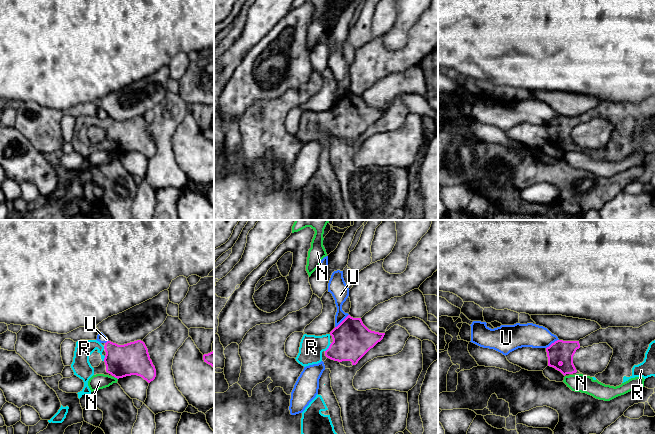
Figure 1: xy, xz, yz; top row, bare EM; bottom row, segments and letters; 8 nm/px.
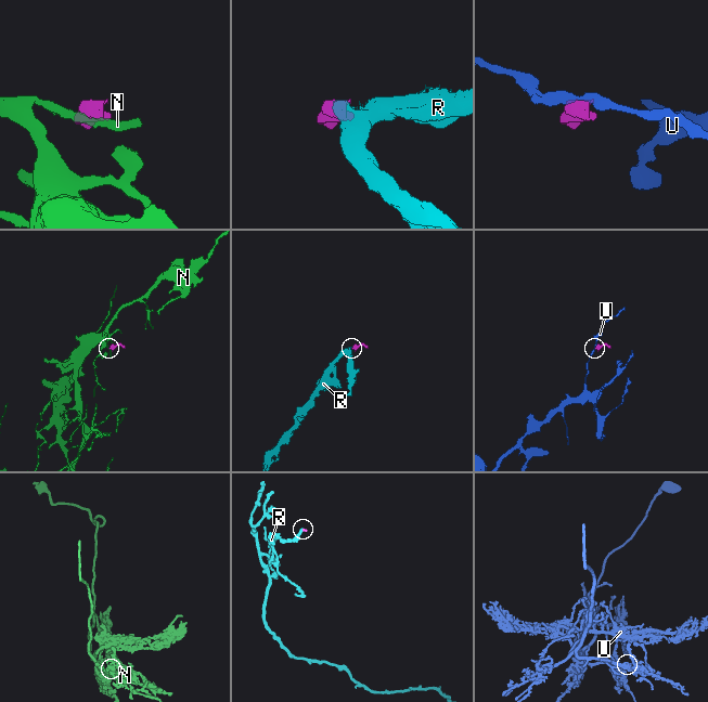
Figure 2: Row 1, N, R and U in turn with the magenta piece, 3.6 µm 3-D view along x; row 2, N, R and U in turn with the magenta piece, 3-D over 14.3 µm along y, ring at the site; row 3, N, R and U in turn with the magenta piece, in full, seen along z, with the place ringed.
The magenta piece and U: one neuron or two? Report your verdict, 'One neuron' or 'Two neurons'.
Two neurons

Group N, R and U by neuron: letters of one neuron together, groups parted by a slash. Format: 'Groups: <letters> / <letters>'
Groups: N / R / U

